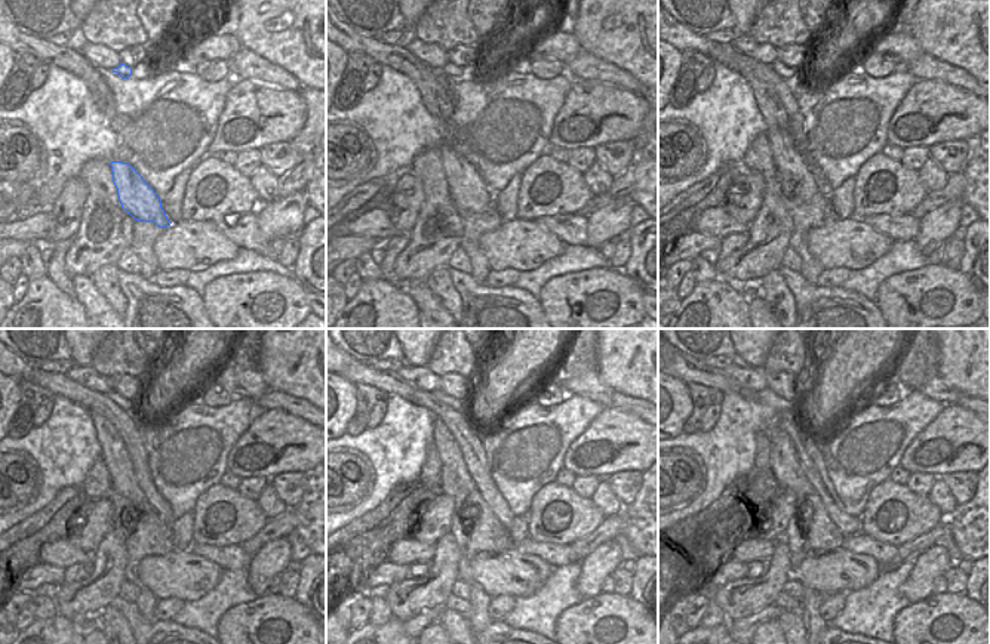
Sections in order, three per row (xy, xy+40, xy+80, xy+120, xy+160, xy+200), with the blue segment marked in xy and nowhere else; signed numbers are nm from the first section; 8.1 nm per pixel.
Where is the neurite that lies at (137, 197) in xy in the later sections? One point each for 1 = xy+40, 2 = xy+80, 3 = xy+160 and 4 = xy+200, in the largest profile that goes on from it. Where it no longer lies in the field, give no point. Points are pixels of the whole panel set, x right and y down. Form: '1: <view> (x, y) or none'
1: xy+40 (469, 191)
2: xy+80 (787, 159)
3: xy+160 (455, 480)
4: xy+200 (784, 464)

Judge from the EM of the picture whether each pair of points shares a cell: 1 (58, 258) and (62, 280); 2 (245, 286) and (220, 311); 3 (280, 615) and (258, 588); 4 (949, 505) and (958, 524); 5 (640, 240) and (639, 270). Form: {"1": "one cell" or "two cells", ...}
{"1": "one cell", "2": "one cell", "3": "two cells", "4": "two cells", "5": "one cell"}

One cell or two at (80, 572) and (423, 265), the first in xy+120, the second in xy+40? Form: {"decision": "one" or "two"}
{"decision": "two"}

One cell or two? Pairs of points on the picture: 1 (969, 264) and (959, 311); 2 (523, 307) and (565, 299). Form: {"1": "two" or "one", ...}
{"1": "two", "2": "two"}

